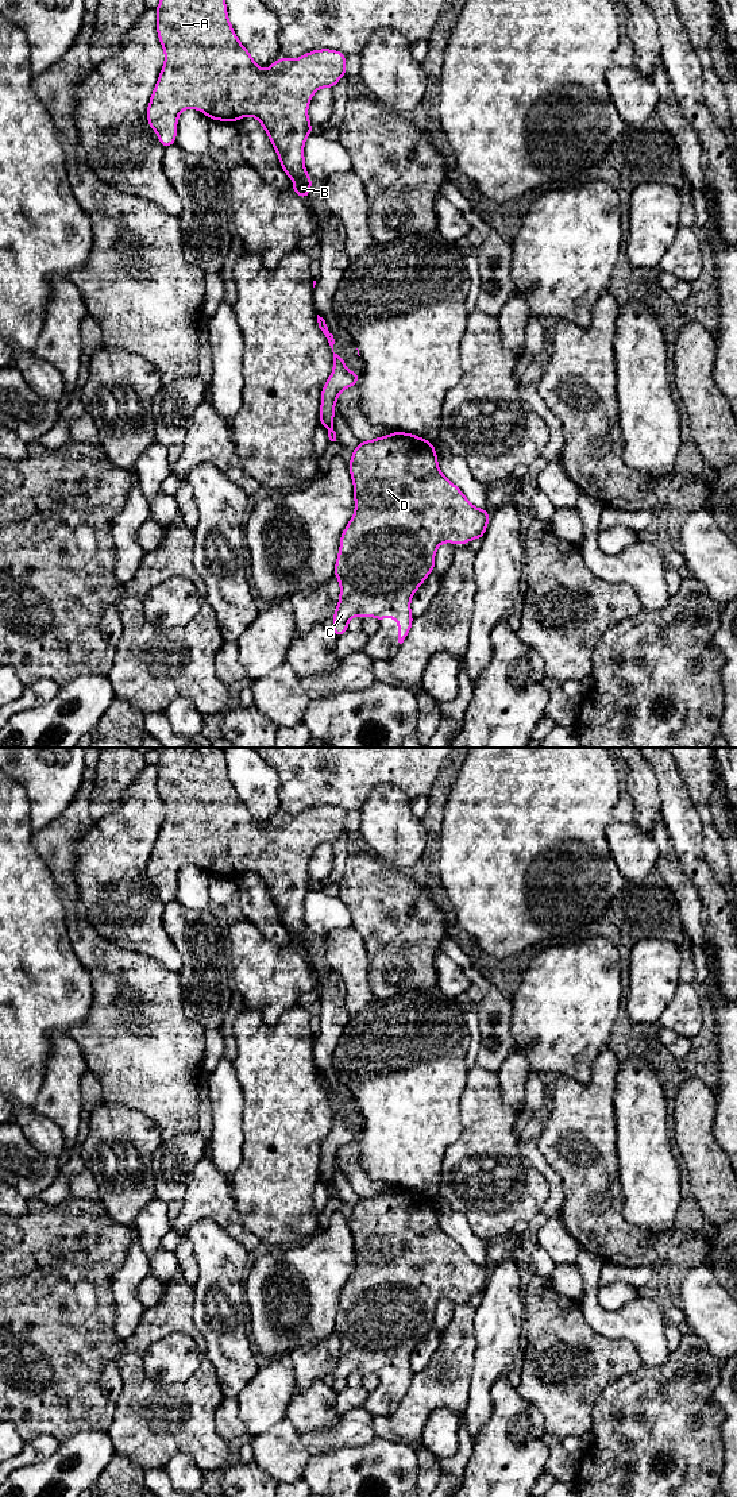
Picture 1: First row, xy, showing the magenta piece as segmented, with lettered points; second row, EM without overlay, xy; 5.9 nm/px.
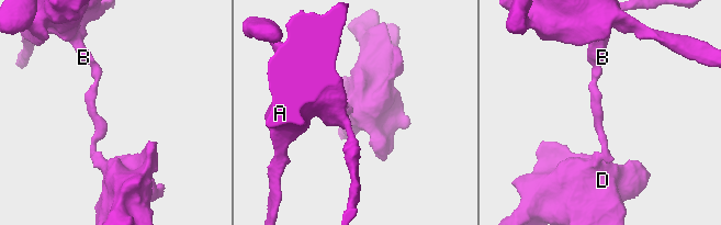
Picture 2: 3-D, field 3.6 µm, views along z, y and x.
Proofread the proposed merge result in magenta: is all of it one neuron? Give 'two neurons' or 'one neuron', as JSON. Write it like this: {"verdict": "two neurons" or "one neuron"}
{"verdict": "two neurons"}

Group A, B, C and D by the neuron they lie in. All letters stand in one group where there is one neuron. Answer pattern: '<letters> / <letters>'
A B / C D

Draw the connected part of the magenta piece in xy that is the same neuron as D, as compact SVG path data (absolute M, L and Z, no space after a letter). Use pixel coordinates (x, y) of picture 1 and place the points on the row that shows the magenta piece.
M393 432L359 443L347 464L354 482L355 513L340 536L335 564L340 597L332 633L339 637L347 632L354 616L373 616L378 621L391 617L398 621L398 643L402 644L413 622L410 599L435 570L439 545L482 539L489 510L475 508L441 474L433 444L412 433Z

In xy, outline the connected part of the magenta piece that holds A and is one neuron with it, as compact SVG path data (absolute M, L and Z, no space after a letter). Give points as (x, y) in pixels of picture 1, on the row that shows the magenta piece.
M161 0L155 12L165 63L146 115L161 144L175 144L178 116L186 108L221 121L254 116L296 182L292 190L308 198L313 182L304 165L304 143L313 131L308 107L316 90L333 88L346 76L346 54L313 50L262 70L239 42L225 0Z

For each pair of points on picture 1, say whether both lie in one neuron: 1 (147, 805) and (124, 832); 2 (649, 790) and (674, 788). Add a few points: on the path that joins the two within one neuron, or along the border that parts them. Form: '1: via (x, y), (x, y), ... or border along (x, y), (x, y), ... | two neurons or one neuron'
1: via (142, 811), (131, 825) | one neuron
2: border along (645, 761), (656, 779), (662, 815) | two neurons

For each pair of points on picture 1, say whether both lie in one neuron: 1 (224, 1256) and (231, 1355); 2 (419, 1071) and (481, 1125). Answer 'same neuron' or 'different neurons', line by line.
1: same neuron
2: different neurons

